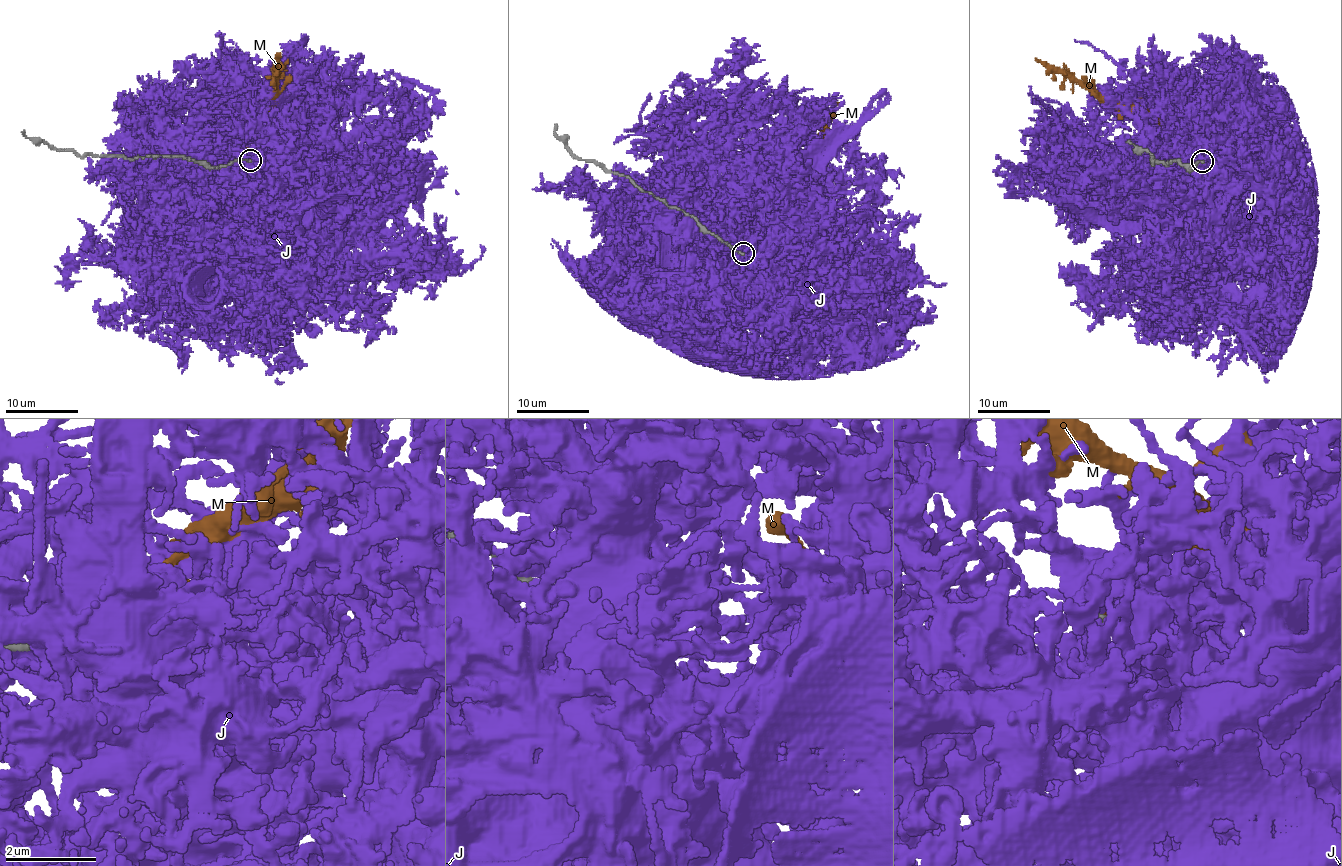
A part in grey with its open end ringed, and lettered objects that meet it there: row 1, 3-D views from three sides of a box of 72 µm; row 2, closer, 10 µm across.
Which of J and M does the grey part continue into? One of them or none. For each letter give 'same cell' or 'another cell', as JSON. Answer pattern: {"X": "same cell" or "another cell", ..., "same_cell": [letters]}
{"J": "another cell", "M": "another cell", "same_cell": []}

